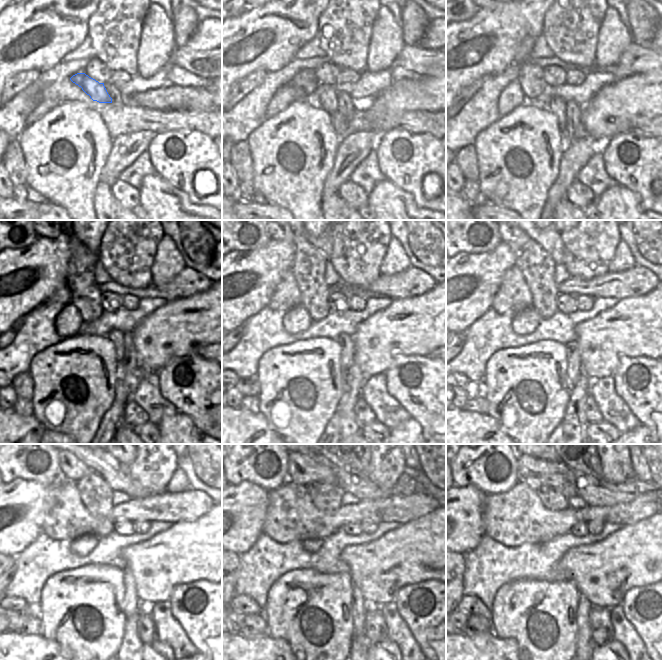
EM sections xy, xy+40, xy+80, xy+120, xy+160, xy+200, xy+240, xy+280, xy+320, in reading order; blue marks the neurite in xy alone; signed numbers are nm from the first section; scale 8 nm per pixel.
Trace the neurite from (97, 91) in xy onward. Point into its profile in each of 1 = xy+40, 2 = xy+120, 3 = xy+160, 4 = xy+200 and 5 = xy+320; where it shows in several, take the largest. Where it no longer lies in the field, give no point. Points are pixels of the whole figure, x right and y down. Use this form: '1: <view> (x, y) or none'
1: xy+40 (324, 97)
2: xy+120 (120, 359)
3: xy+160 (346, 361)
4: xy+200 (574, 373)
5: xy+320 (585, 645)

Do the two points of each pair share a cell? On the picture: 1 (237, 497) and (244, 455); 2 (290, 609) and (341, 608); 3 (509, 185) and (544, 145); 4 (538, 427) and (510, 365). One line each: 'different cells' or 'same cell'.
1: different cells
2: same cell
3: same cell
4: same cell

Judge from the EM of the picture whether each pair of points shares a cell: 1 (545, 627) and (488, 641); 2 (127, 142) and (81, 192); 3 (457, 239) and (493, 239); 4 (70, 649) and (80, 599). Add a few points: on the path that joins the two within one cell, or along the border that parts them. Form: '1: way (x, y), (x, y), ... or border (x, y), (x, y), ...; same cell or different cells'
1: border (491, 631), (501, 638), (513, 638), (518, 649); different cells
2: border (112, 147), (102, 170), (101, 180); different cells
3: way (466, 239), (474, 247), (484, 247); same cell
4: way (67, 635), (58, 624), (67, 608); same cell

